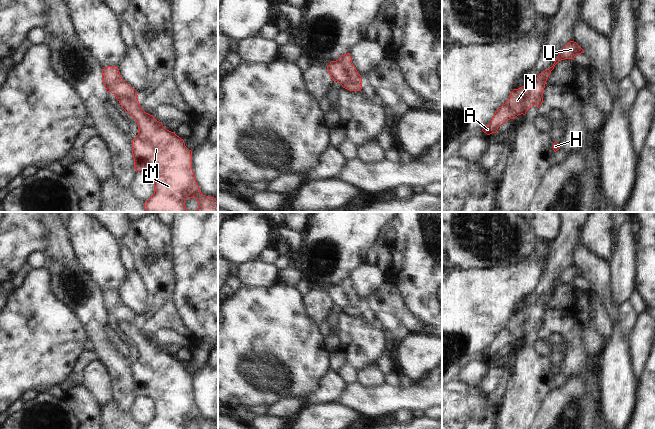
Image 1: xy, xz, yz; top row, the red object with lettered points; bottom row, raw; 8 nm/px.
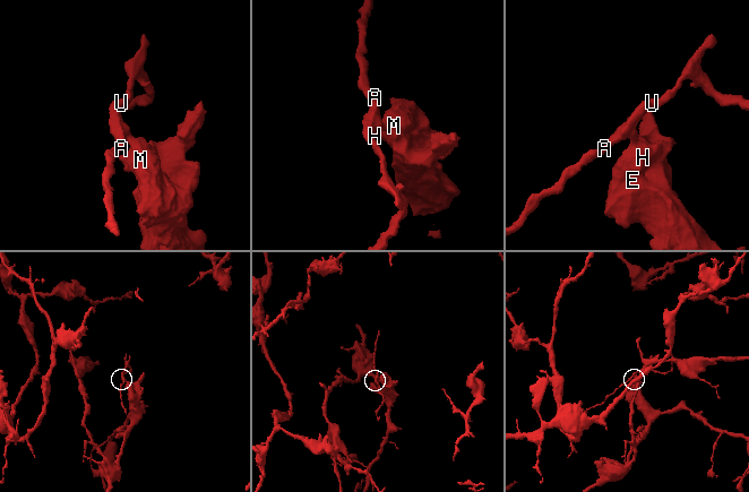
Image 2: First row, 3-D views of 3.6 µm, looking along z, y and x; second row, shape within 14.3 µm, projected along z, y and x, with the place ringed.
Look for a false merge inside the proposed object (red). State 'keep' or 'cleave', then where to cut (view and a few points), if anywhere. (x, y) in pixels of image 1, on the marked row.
cleave | xz (360, 82), (344, 83), (342, 85)

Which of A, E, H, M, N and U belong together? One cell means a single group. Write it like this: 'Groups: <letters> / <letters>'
Groups: A N U / E H M.

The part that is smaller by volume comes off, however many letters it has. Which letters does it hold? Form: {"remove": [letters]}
{"remove": ["A", "N", "U"]}

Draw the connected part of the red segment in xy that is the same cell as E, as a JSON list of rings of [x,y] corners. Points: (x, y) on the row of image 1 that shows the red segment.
[[[122,98],[119,101],[121,107],[129,113],[138,124],[138,135],[132,140],[132,155],[136,171],[145,171],[154,179],[154,194],[144,203],[146,212],[191,212],[185,206],[187,198],[195,198],[199,204],[193,212],[218,212],[218,202],[214,197],[203,195],[196,182],[192,170],[192,151],[189,150],[184,140],[167,130],[153,115],[146,113],[139,105],[138,98]]]

